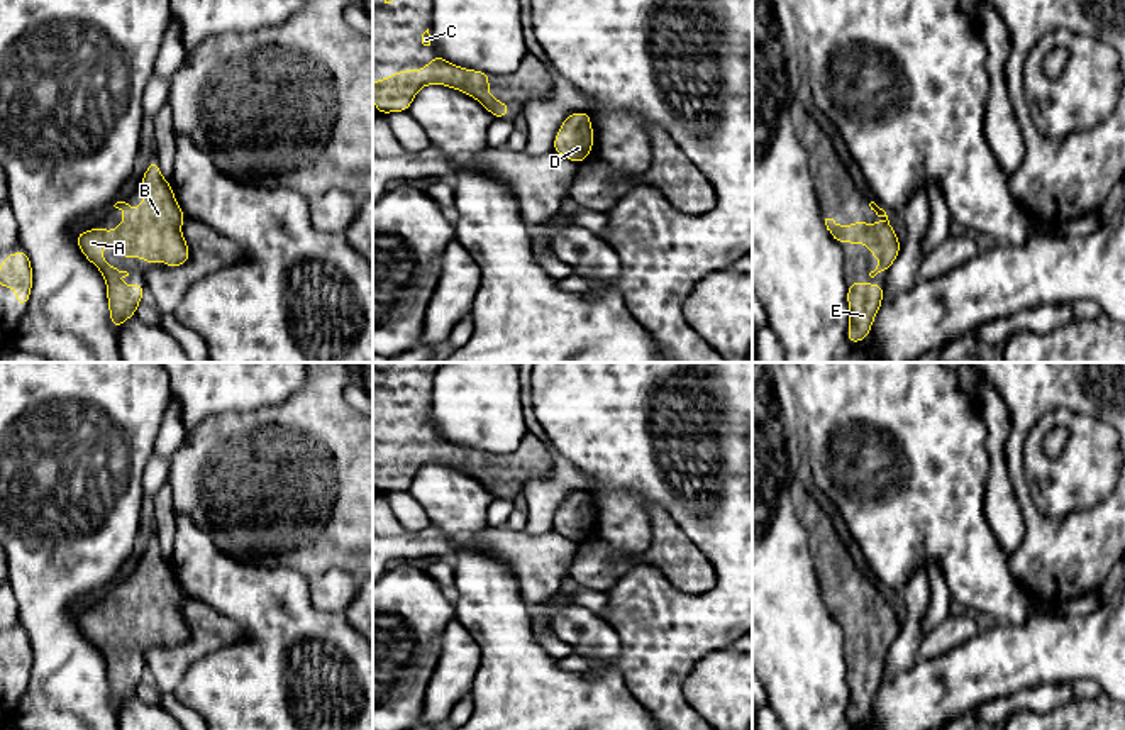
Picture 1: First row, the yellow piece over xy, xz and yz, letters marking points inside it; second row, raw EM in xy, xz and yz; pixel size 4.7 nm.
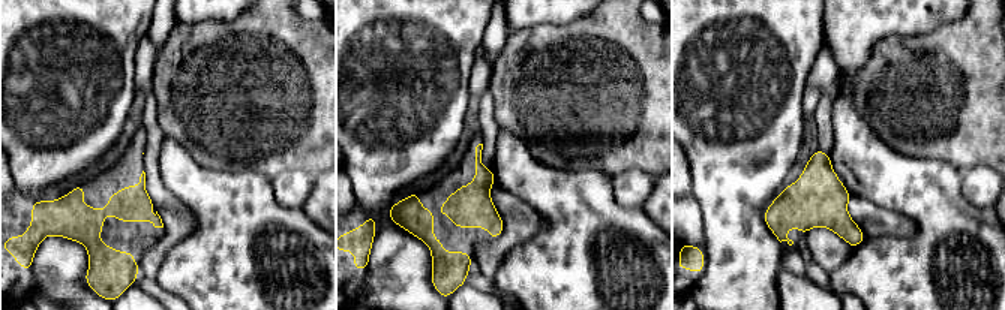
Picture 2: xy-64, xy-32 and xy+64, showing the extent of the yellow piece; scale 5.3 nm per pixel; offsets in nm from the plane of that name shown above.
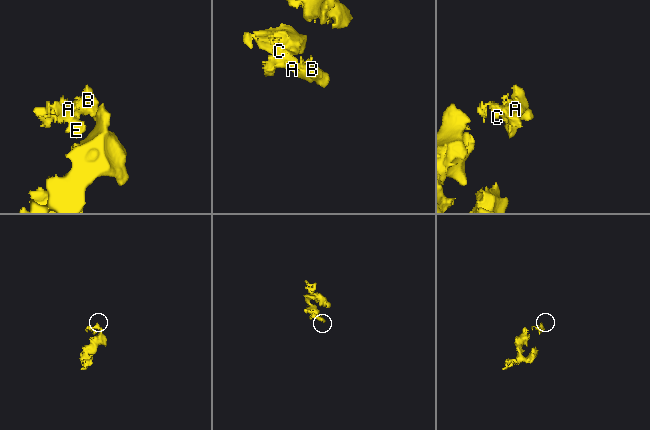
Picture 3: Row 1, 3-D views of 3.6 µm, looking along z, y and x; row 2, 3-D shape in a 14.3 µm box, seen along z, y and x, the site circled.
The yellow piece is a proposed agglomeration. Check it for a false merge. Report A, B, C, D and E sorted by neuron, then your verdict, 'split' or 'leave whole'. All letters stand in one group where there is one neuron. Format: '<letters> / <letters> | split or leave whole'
A B C D E | leave whole

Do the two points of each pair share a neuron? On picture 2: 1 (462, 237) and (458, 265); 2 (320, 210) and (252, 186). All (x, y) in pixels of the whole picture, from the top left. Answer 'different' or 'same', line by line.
1: same
2: different

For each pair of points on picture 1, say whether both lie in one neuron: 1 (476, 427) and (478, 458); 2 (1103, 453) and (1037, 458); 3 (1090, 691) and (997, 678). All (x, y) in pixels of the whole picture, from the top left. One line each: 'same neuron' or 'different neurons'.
1: different neurons
2: same neuron
3: different neurons

